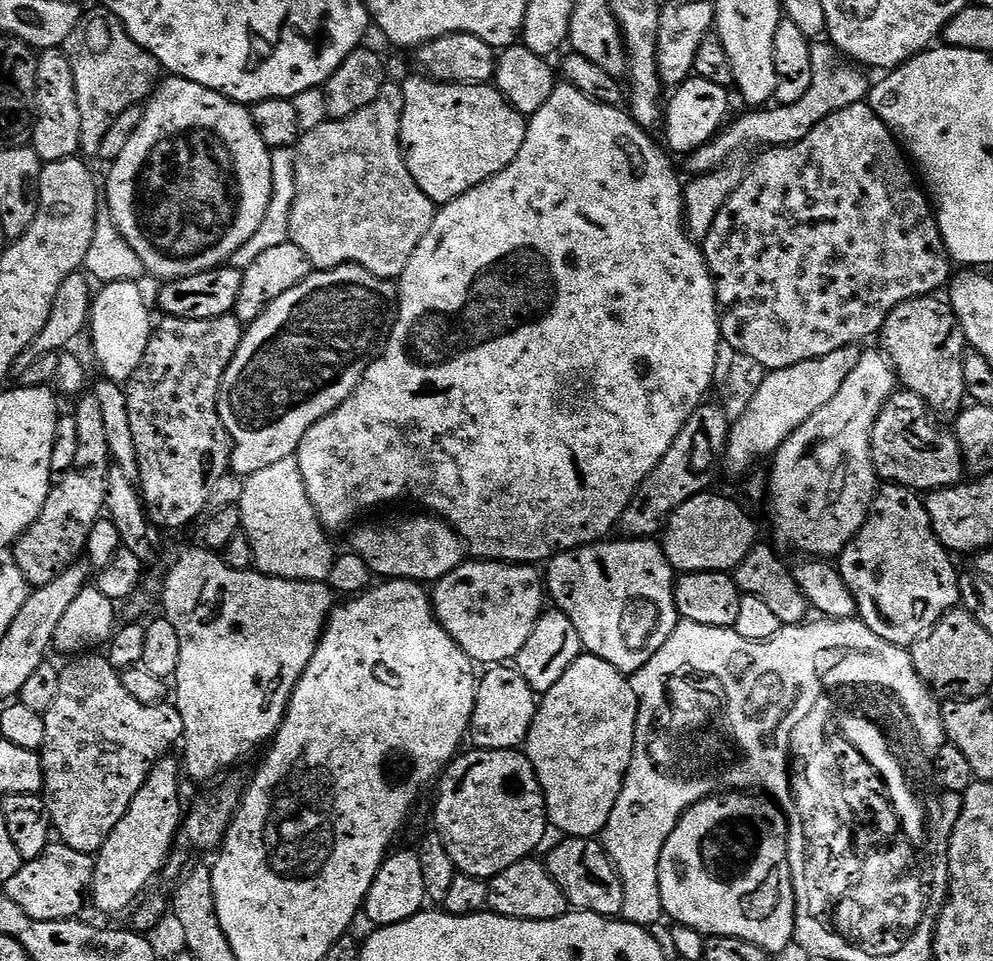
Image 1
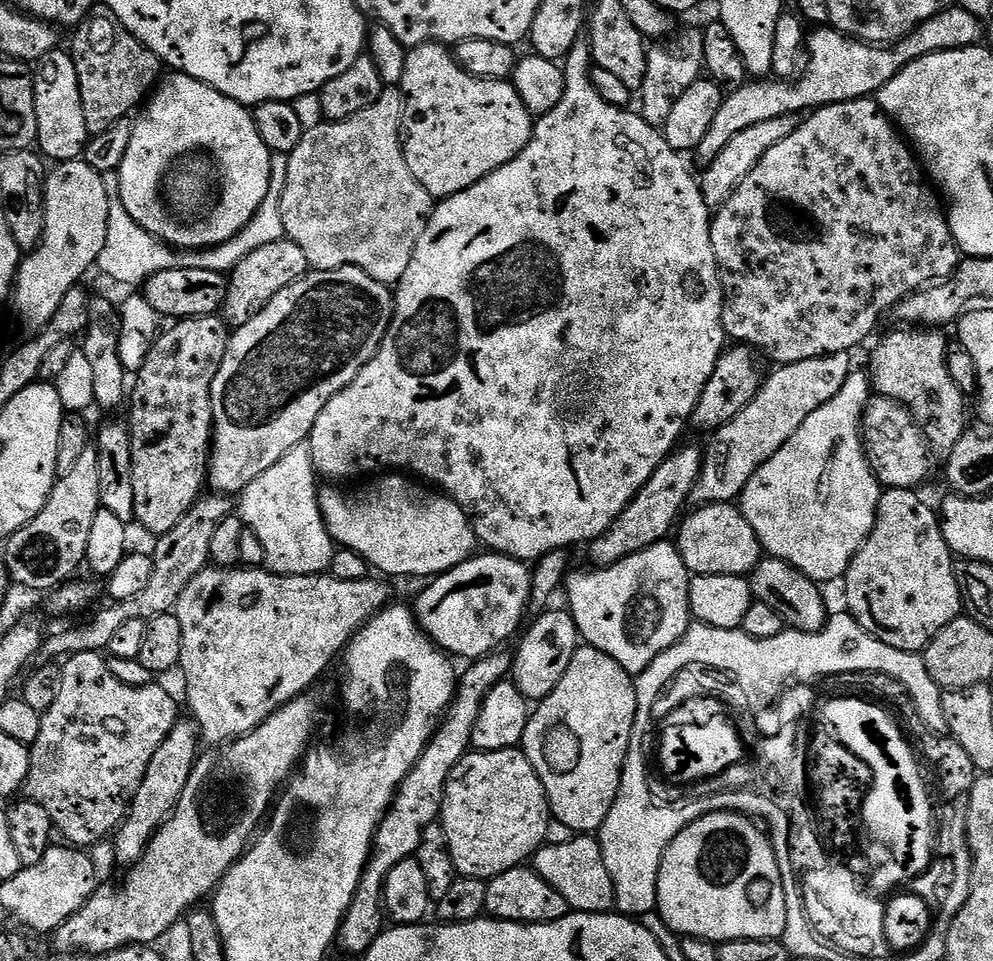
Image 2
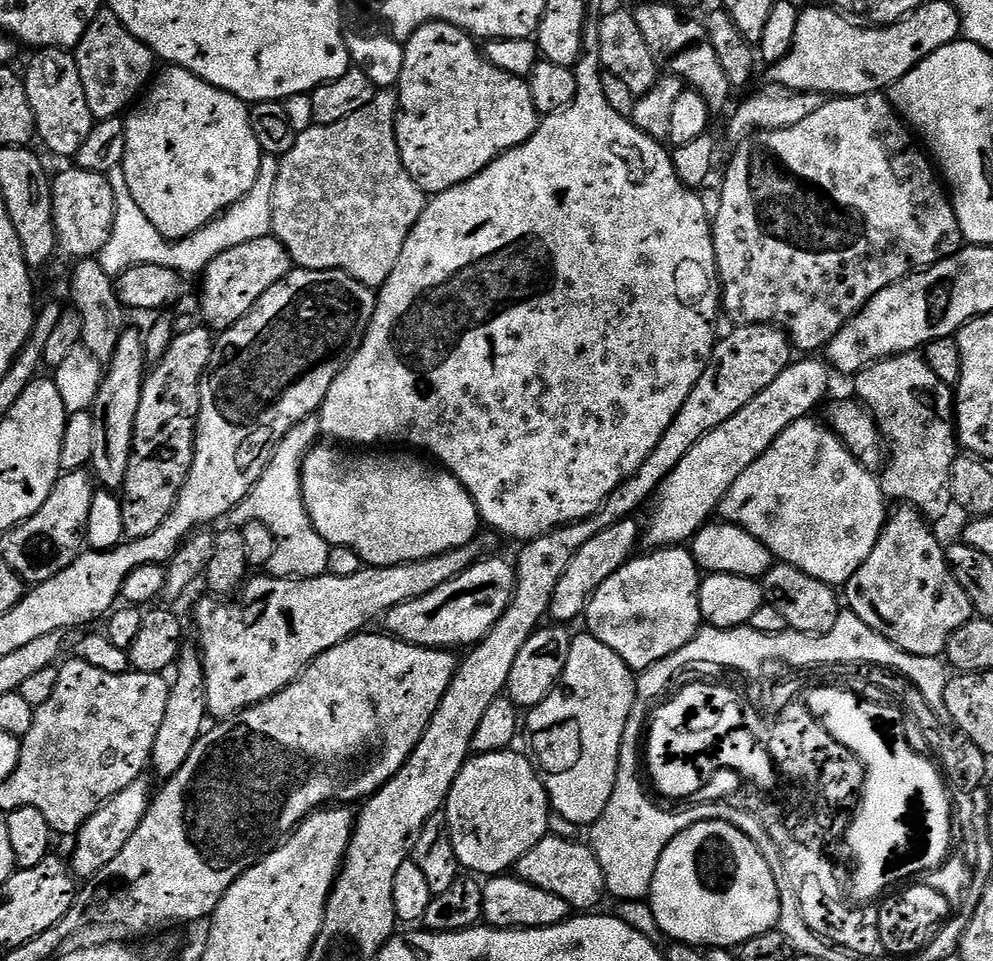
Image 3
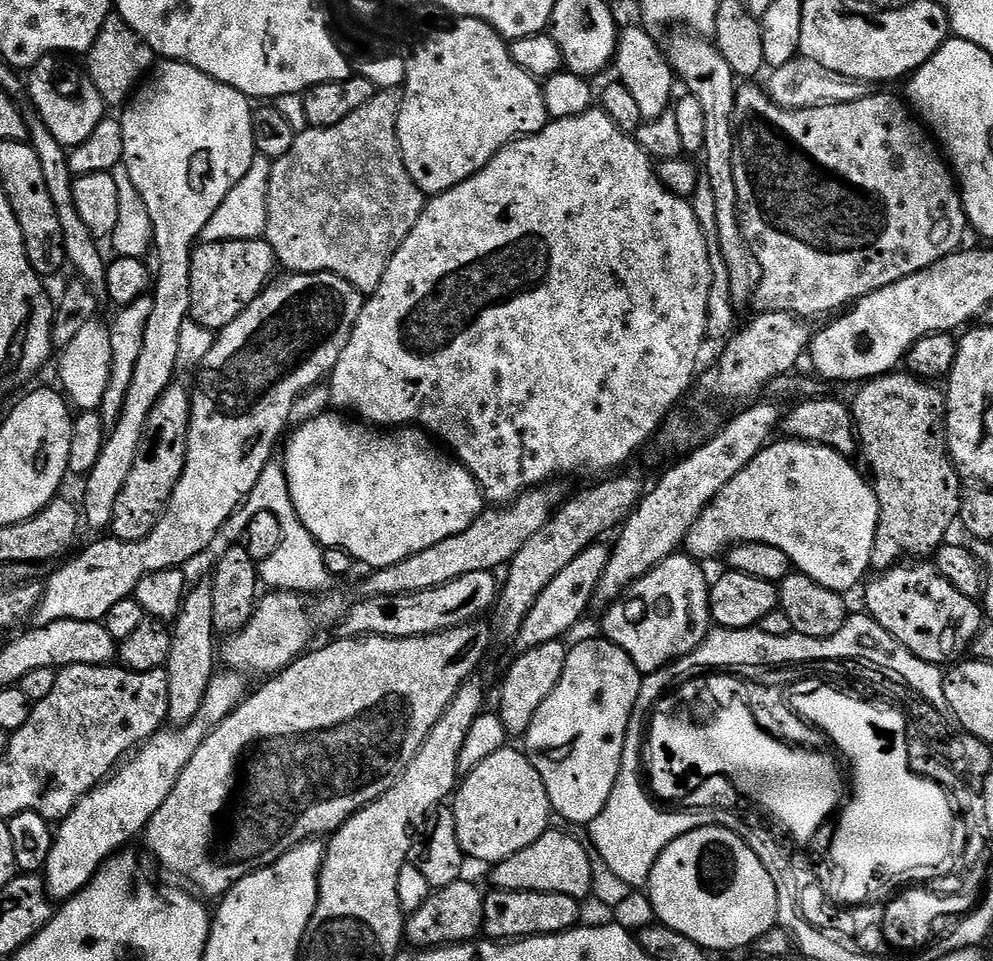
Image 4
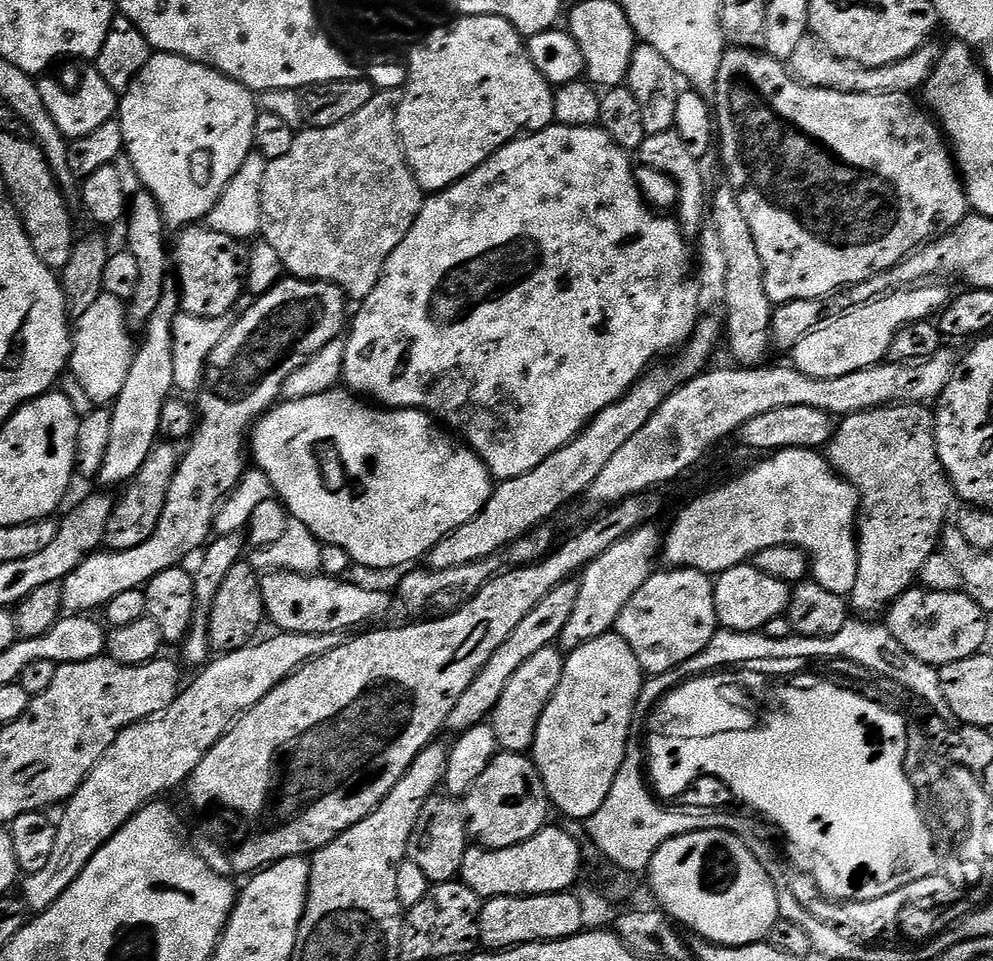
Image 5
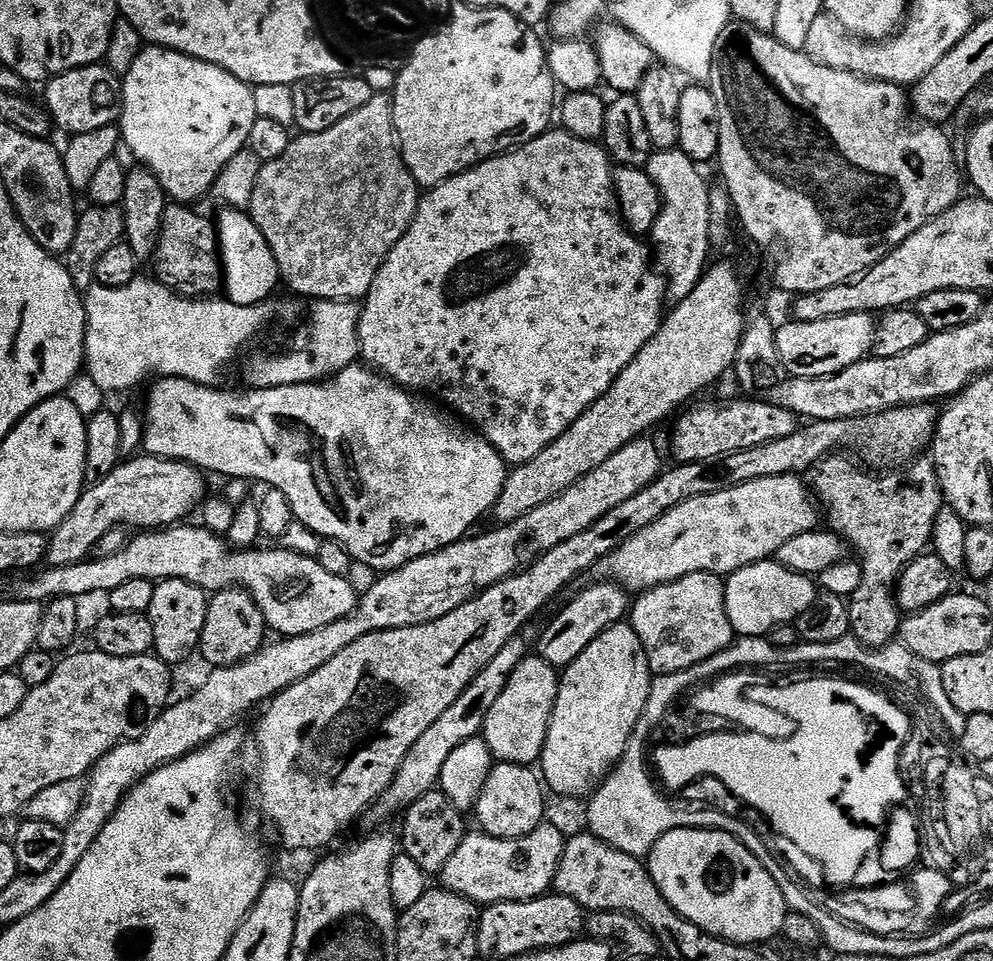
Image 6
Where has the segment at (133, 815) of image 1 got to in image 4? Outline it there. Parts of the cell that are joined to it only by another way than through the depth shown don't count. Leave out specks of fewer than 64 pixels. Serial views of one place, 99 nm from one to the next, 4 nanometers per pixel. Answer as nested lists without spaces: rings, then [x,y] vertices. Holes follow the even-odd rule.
[[[211,583],[196,584],[187,589],[180,612],[170,628],[170,658],[166,665],[168,674],[168,720],[183,726],[192,721],[204,701],[204,695],[218,665],[218,633],[214,626],[214,594]]]

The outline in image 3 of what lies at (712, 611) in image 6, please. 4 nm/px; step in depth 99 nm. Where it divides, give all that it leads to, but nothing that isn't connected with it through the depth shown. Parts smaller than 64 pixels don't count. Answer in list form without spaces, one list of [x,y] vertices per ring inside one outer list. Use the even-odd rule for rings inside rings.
[[[687,547],[658,548],[623,564],[592,596],[586,613],[587,631],[606,642],[626,666],[642,674],[662,658],[682,650],[702,627],[700,581],[702,569]]]

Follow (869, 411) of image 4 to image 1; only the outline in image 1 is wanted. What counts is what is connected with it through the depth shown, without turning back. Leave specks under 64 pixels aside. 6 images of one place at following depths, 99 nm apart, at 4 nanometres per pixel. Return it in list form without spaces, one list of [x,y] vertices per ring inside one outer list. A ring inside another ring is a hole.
[[[936,294],[916,296],[894,306],[878,334],[879,340],[903,391],[918,394],[941,417],[955,417],[965,407],[968,391],[966,378],[962,378],[962,362],[966,341],[958,314],[954,314],[947,299]]]

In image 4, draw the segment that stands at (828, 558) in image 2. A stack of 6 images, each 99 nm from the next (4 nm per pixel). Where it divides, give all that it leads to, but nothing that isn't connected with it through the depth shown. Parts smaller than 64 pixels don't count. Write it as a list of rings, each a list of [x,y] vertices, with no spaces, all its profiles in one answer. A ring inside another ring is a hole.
[[[780,438],[769,443],[762,449],[736,477],[730,491],[725,490],[719,496],[713,498],[702,510],[702,514],[694,526],[690,526],[690,532],[684,539],[683,547],[687,555],[697,562],[705,562],[711,556],[716,556],[722,549],[727,550],[733,544],[749,544],[750,542],[762,542],[766,546],[778,546],[782,554],[786,554],[792,561],[793,569],[804,572],[814,578],[814,582],[829,586],[841,586],[849,584],[850,587],[859,589],[860,576],[856,571],[860,564],[852,560],[847,564],[844,556],[856,552],[860,548],[860,531],[864,528],[864,552],[871,554],[874,550],[874,538],[877,526],[880,524],[880,503],[874,494],[869,477],[859,467],[852,465],[849,457],[835,452],[833,448],[827,448],[821,444],[811,444],[808,440],[790,440]],[[732,496],[744,496],[744,520],[736,524],[740,532],[732,525]]]

